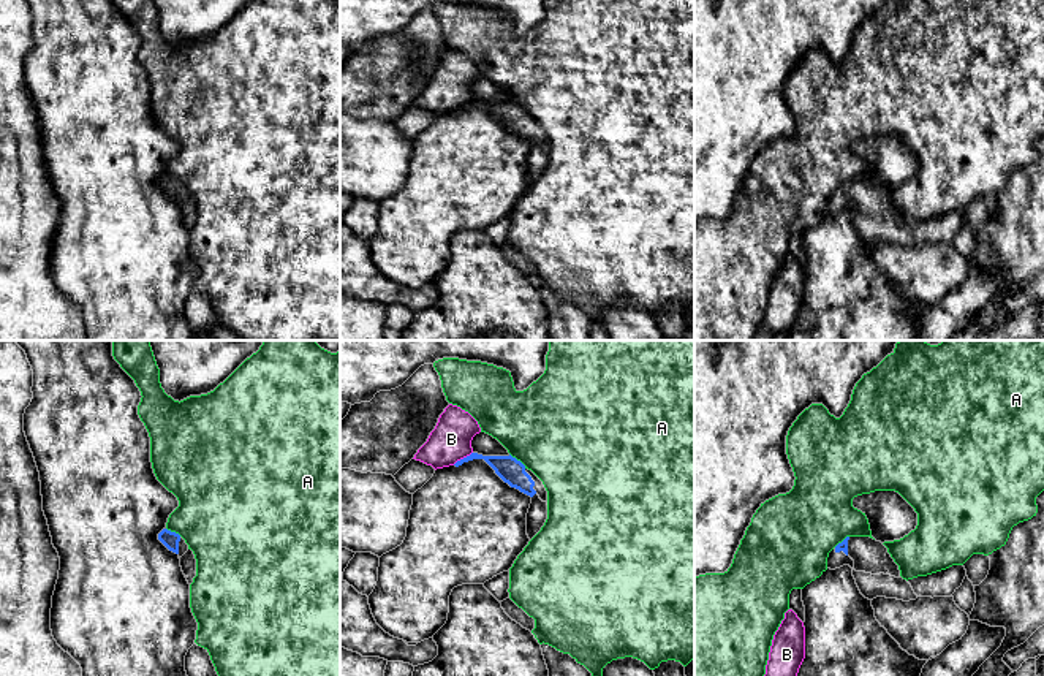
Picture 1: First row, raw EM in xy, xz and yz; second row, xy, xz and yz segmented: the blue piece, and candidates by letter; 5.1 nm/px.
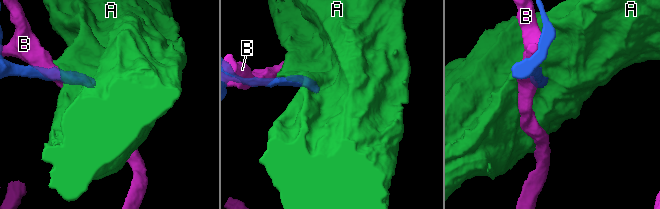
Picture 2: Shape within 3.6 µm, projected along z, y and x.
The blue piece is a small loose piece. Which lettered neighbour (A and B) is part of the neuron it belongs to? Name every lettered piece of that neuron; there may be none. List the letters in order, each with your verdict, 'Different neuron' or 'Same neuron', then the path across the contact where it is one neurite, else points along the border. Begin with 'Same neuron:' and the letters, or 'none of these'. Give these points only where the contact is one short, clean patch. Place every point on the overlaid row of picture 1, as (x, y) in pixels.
Same neuron: none of these
A: Different neuron
B: Different neuron

